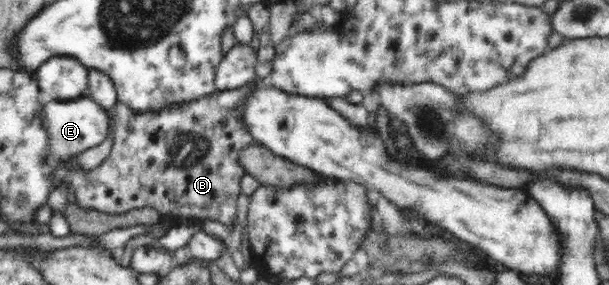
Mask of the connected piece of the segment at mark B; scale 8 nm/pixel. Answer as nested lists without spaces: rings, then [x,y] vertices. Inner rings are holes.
[[[256,80],[252,81],[252,84],[248,83],[234,90],[216,91],[212,94],[202,96],[202,98],[192,99],[191,101],[184,101],[183,103],[171,103],[170,106],[162,108],[157,112],[150,111],[136,111],[126,106],[123,102],[116,102],[116,114],[112,118],[112,130],[114,130],[114,146],[112,146],[112,152],[110,156],[98,166],[94,168],[92,172],[70,172],[69,176],[66,176],[67,181],[72,184],[74,188],[74,195],[76,196],[76,202],[78,207],[82,207],[86,210],[96,210],[107,214],[127,213],[133,208],[150,208],[156,209],[160,215],[176,216],[183,220],[189,218],[201,219],[204,221],[216,221],[220,222],[231,228],[237,222],[236,214],[236,198],[241,194],[241,179],[246,175],[243,171],[243,167],[239,165],[239,151],[242,151],[244,147],[248,147],[251,143],[254,143],[254,137],[250,135],[250,131],[246,130],[246,127],[242,125],[242,104],[246,102],[246,98],[252,94],[252,88],[256,86]]]

